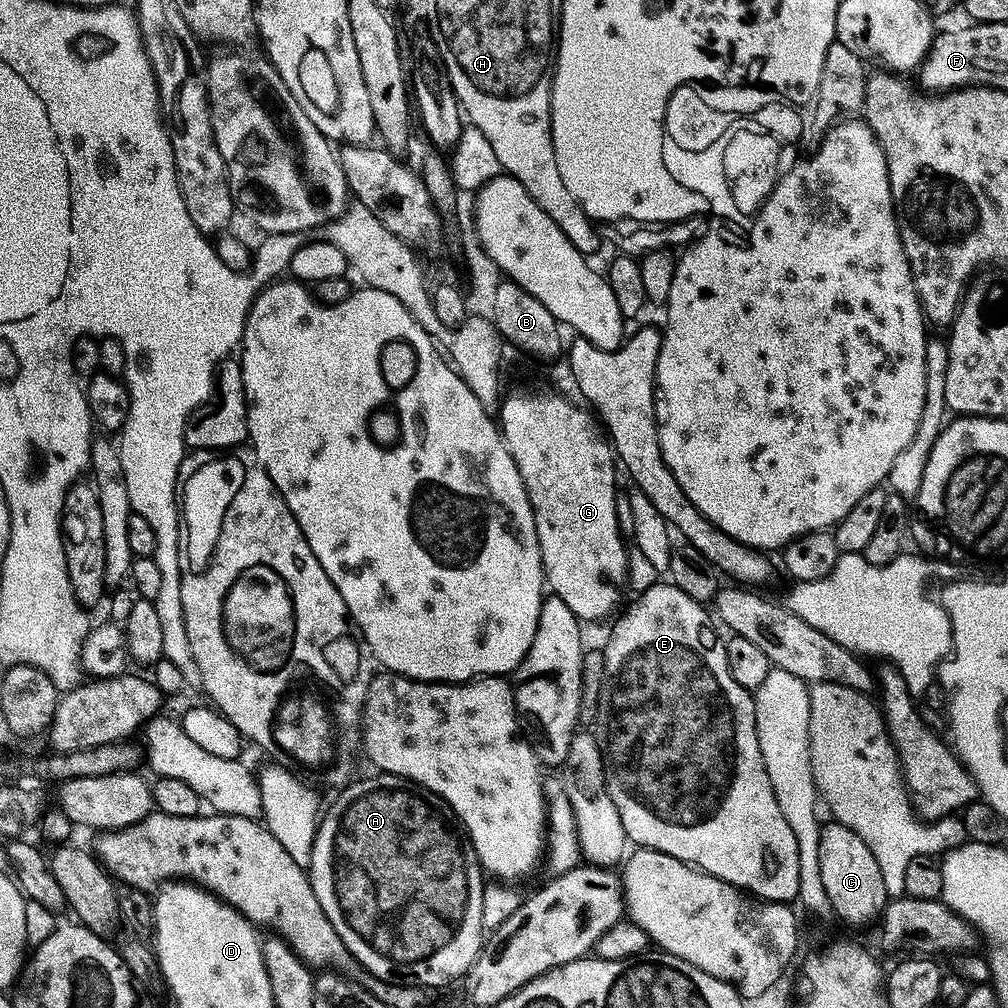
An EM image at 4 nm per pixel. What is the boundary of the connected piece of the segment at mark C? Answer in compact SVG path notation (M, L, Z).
M832 822L829 828L827 825L822 831L819 861L823 885L826 886L833 913L856 928L864 928L872 923L875 925L883 917L890 897L886 881L882 878L882 870L878 866L878 858L870 854L870 846L866 846L866 842L862 842L862 838L845 824Z

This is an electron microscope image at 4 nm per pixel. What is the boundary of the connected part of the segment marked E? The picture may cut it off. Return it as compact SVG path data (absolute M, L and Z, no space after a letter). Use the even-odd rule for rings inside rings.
M671 582L656 583L652 589L639 593L635 599L636 605L613 626L612 637L606 646L610 677L610 715L606 720L608 785L612 791L614 806L618 806L618 814L622 814L622 826L628 840L637 849L670 854L670 858L678 858L683 864L691 864L693 868L708 872L714 878L732 884L753 897L767 900L770 904L795 905L800 899L798 841L794 838L794 830L790 830L790 822L786 822L786 814L782 814L782 806L778 806L778 798L762 756L753 693L738 686L738 682L734 682L734 674L730 674L730 662L726 658L727 643L723 639L720 641L720 636L716 633L717 625L709 609L687 597Z

